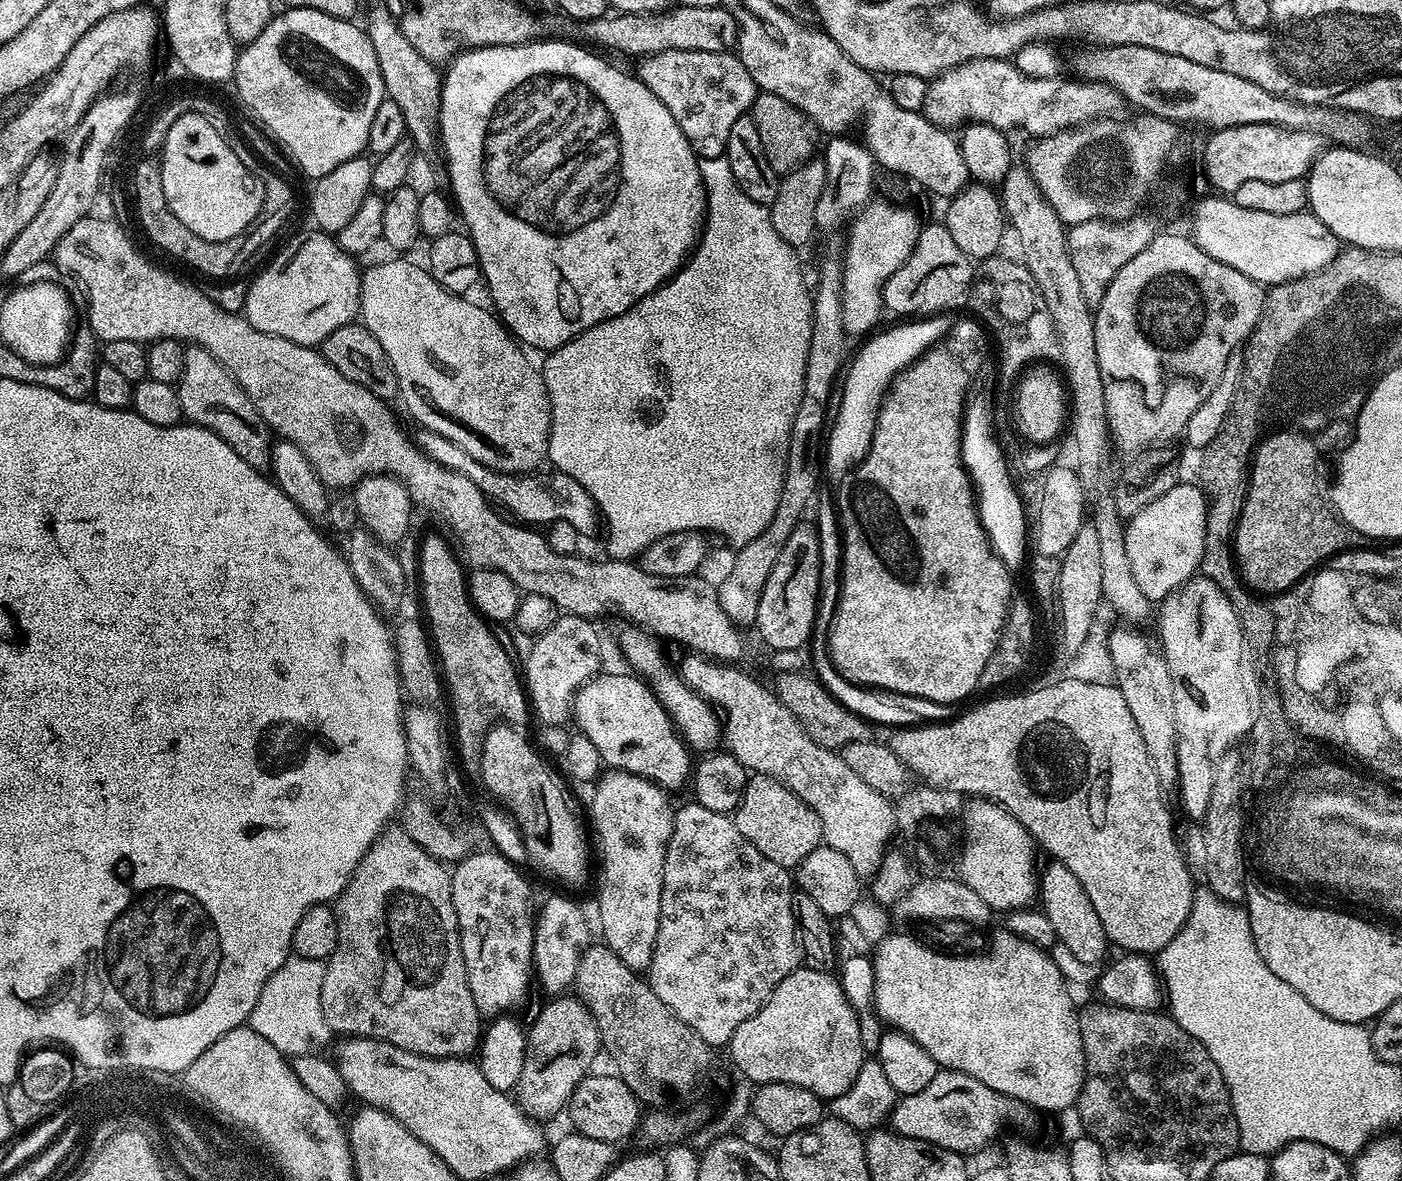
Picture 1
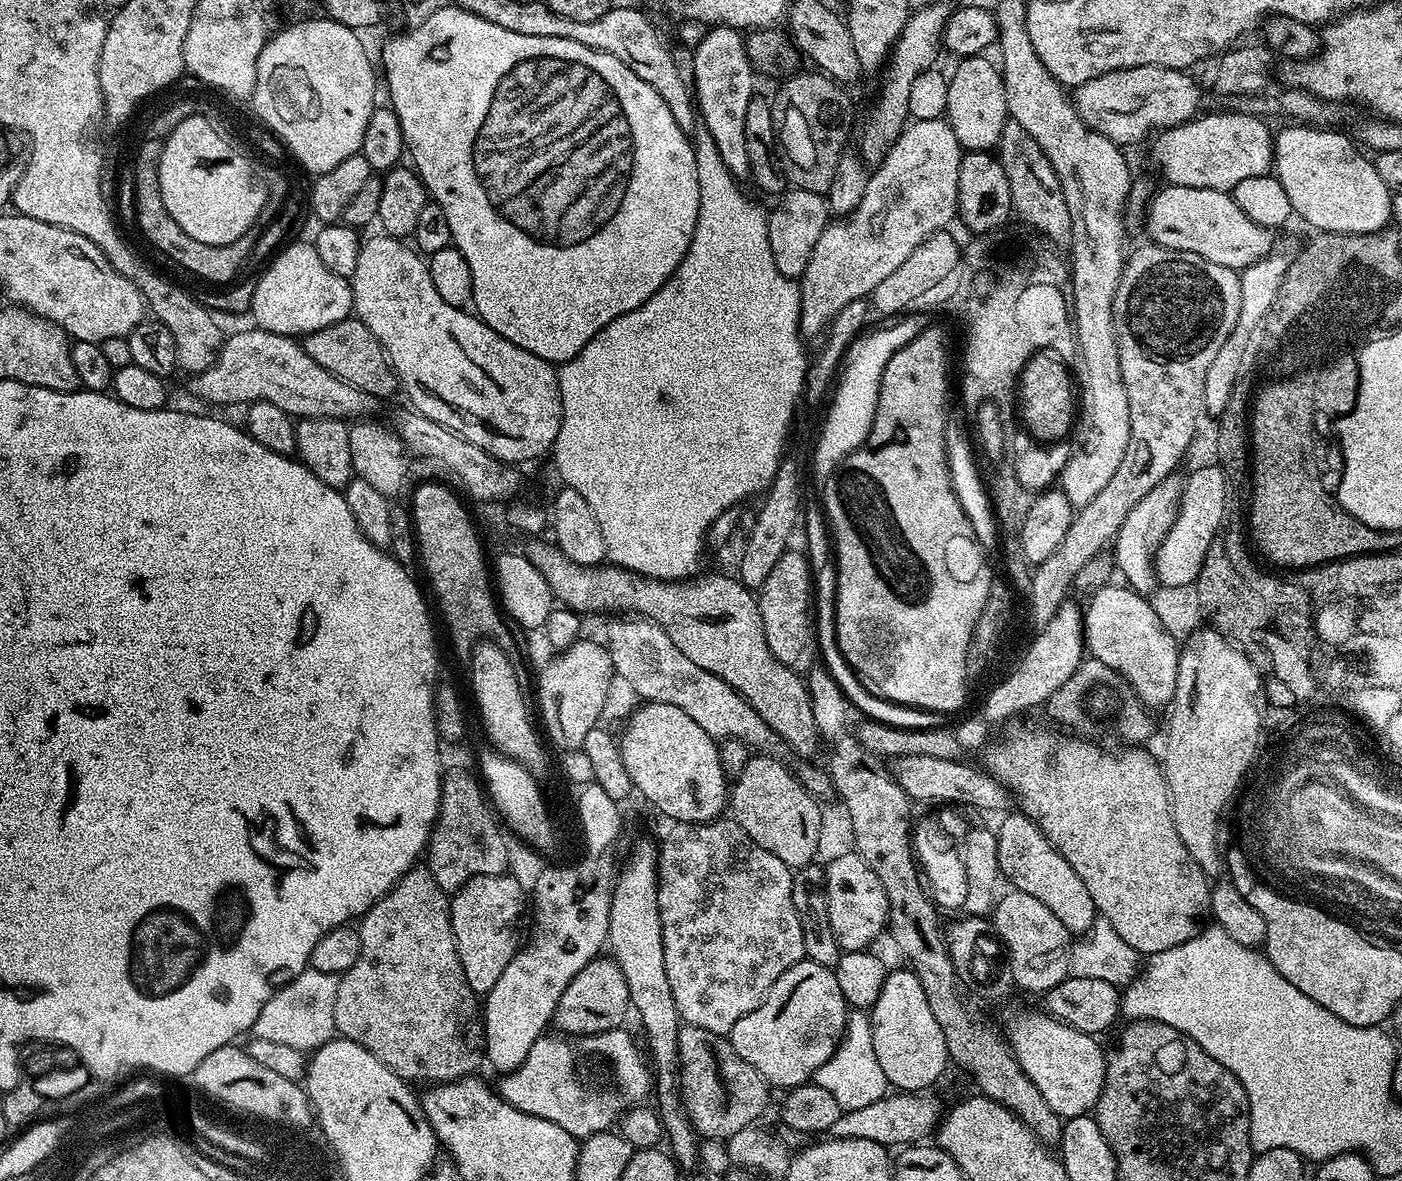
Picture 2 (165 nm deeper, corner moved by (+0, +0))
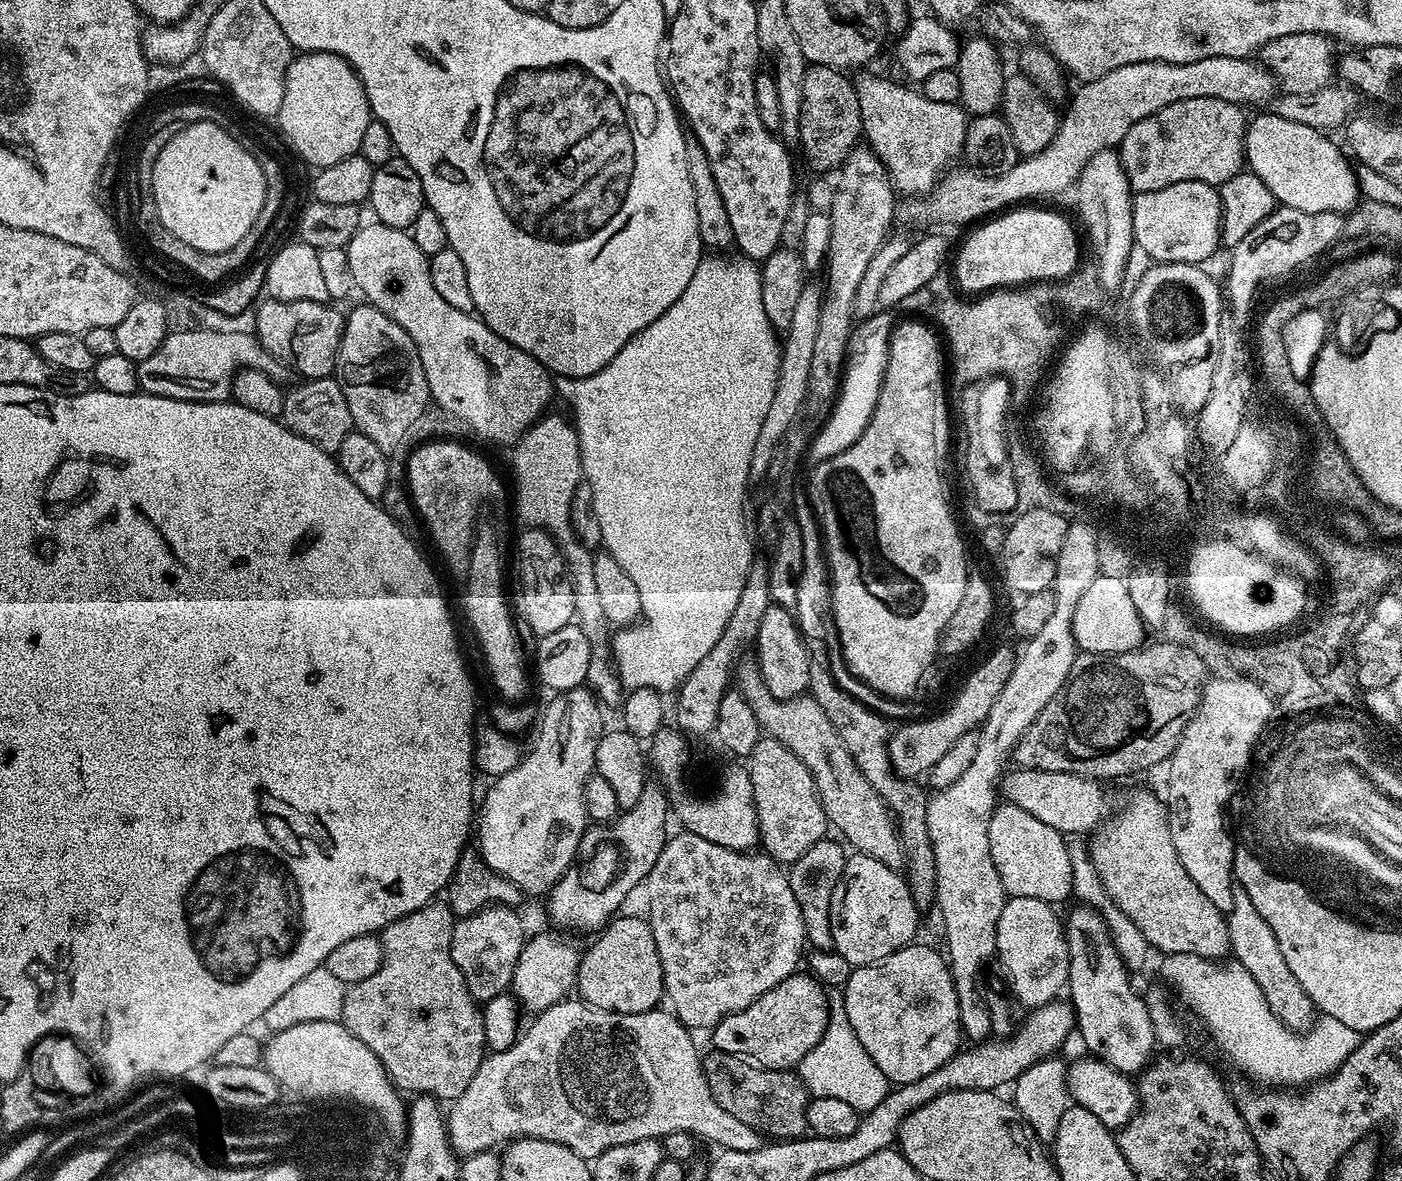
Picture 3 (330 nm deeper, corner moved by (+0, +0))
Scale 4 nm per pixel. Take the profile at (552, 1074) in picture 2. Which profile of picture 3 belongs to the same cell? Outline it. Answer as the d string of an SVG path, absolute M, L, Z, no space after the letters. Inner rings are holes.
M565 998L559 1004L547 1008L545 1012L535 1013L533 1020L536 1021L529 1026L528 1032L527 1028L521 1031L515 1042L506 1050L485 1055L484 1061L478 1066L478 1074L474 1074L474 1078L470 1078L470 1086L466 1086L466 1090L462 1090L458 1099L447 1105L448 1140L452 1144L453 1152L461 1157L473 1156L479 1152L495 1149L497 1147L495 1144L503 1145L505 1142L511 1142L521 1136L533 1136L539 1140L558 1142L570 1150L574 1150L574 1154L578 1154L583 1160L591 1162L614 1146L622 1146L626 1142L638 1142L639 1140L660 1140L675 1132L689 1132L691 1136L695 1136L701 1141L713 1140L717 1144L715 1147L720 1150L749 1152L761 1148L760 1133L754 1131L750 1126L746 1126L746 1122L738 1122L738 1118L734 1118L734 1114L730 1114L730 1110L722 1110L722 1106L718 1106L714 1094L710 1094L710 1086L704 1073L702 1052L696 1049L696 1044L692 1041L693 1033L685 1028L683 1022L676 1019L671 1011L660 1011L618 1014L610 1010L592 1008L579 998Z

